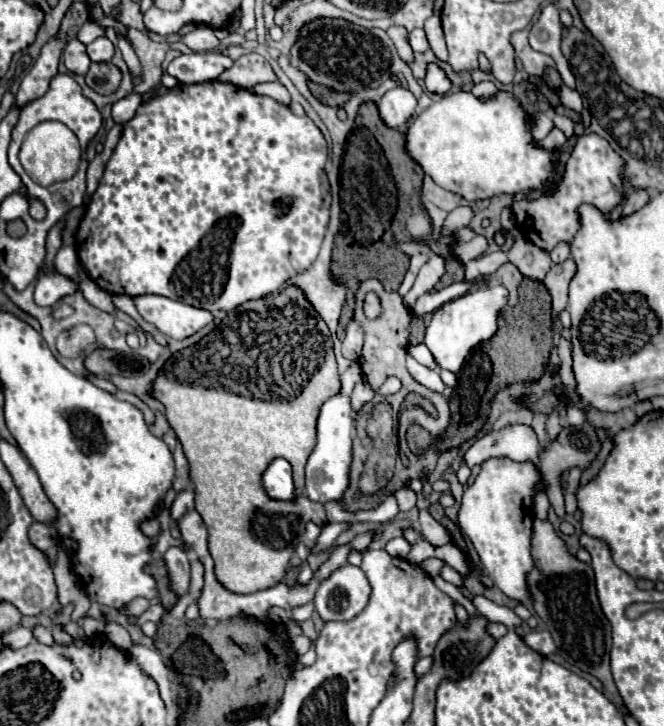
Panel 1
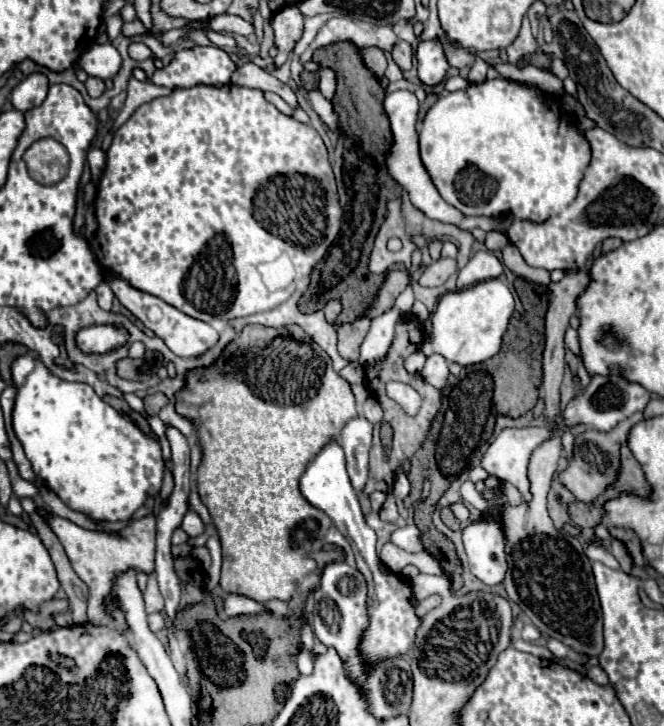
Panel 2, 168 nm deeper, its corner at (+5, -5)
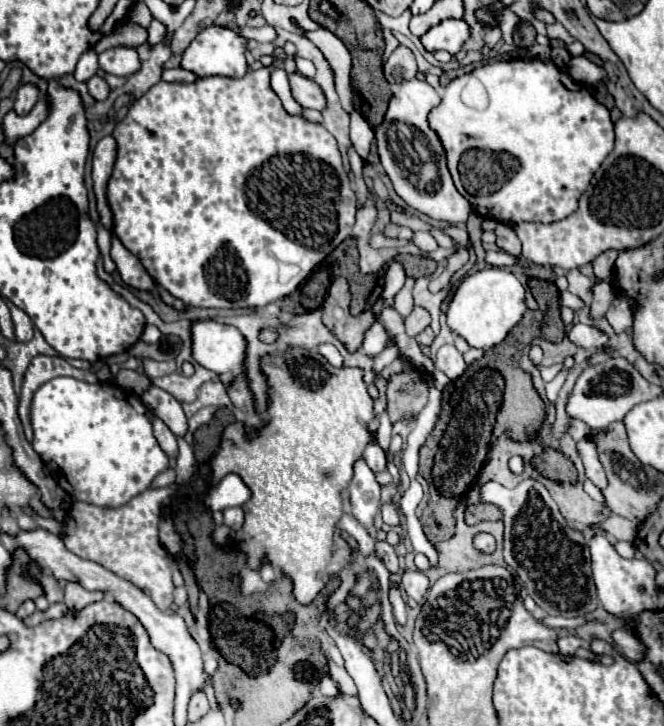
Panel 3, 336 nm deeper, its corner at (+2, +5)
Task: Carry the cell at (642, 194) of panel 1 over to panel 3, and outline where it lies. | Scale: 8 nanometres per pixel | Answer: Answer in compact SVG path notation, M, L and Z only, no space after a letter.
M606 251L606 253L602 253L602 255L592 263L594 275L596 275L598 279L608 279L608 277L612 275L612 267L614 267L616 257L618 257L616 251Z

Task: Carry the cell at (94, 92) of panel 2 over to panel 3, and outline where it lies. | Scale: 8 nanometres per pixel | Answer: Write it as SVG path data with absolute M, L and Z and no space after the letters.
M94 75L86 85L88 85L88 93L90 93L96 101L104 101L104 99L108 97L108 93L110 93L108 83L106 83L102 77L98 77L98 75Z

